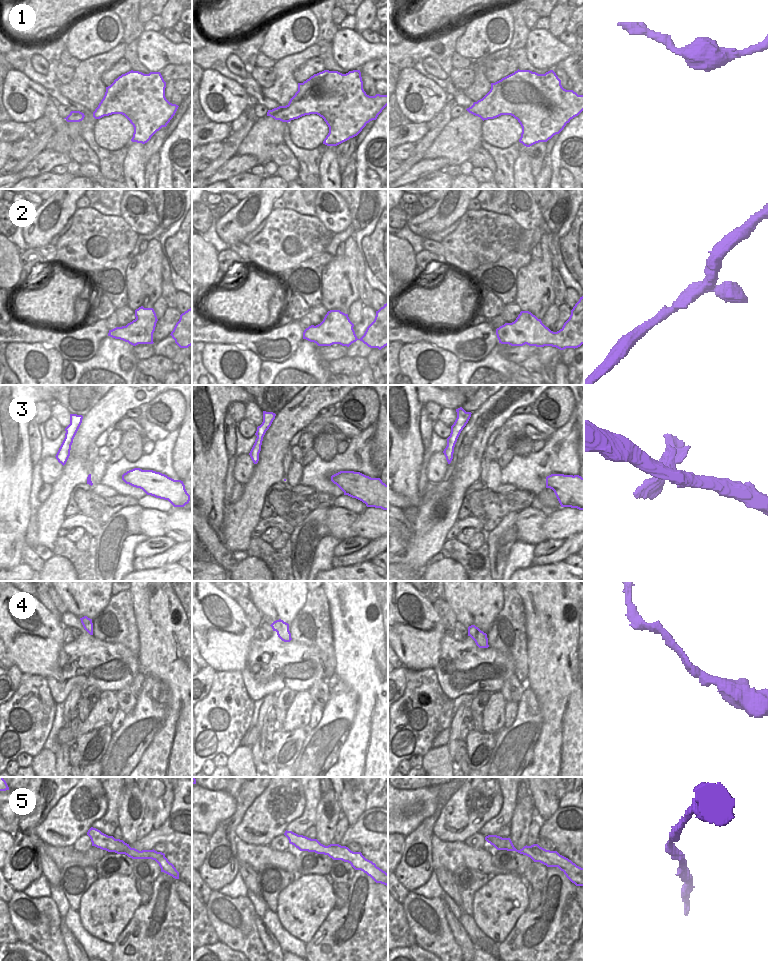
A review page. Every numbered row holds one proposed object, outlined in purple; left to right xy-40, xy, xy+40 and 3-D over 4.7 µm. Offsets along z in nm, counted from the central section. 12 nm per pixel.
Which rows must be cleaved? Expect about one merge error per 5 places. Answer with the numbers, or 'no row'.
no row

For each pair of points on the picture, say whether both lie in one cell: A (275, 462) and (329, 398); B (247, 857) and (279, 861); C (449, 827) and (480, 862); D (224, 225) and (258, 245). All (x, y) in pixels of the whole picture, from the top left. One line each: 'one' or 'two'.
A: one
B: one
C: two
D: two

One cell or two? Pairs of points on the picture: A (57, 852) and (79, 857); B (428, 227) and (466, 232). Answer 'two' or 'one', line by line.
A: one
B: two

